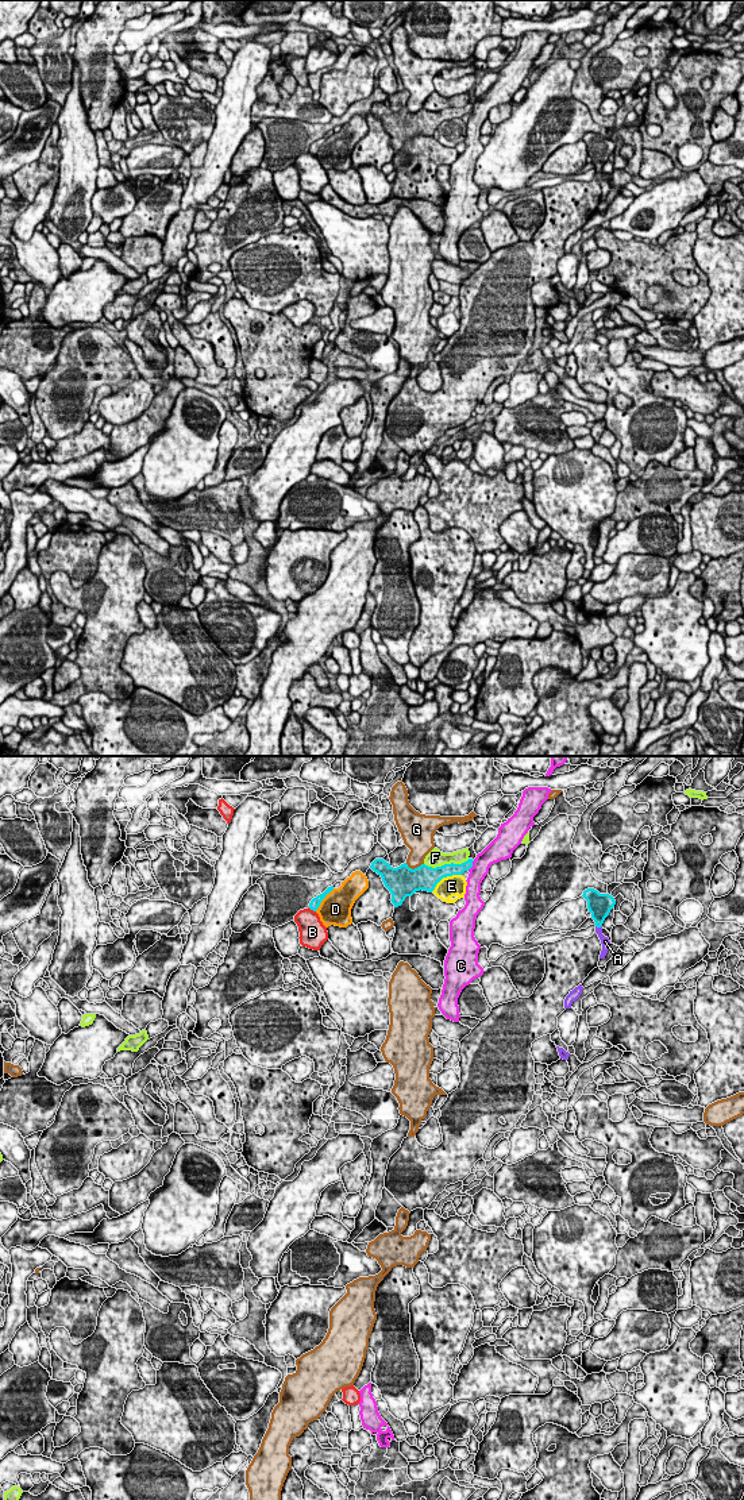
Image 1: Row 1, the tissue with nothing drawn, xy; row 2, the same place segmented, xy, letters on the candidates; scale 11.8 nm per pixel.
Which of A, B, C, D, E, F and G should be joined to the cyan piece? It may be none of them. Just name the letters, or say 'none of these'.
A

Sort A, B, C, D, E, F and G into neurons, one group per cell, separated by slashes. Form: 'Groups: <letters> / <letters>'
Groups: A / B / C / D F / E / G

